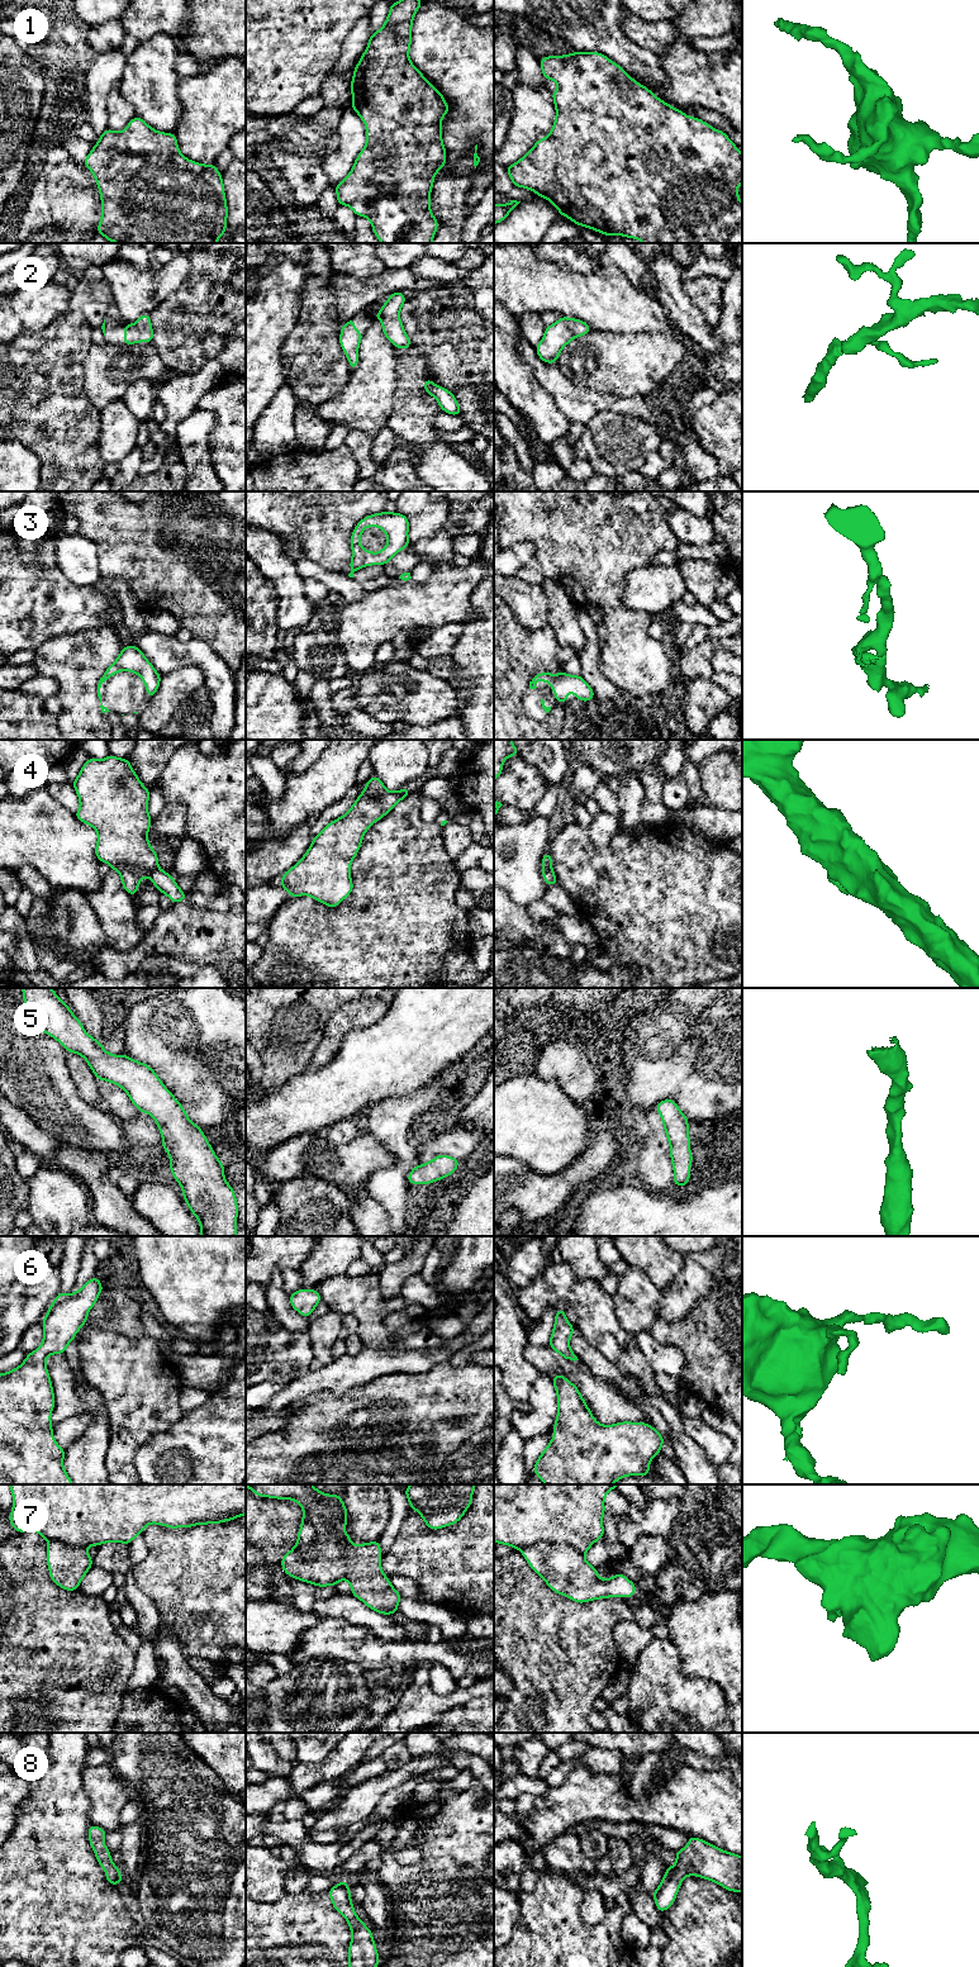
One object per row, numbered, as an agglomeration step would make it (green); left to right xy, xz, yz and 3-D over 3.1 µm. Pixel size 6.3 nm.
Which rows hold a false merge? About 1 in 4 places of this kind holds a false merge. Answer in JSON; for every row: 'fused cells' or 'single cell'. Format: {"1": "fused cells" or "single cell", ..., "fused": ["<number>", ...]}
{"1": "single cell", "2": "single cell", "3": "single cell", "4": "fused cells", "5": "single cell", "6": "single cell", "7": "fused cells", "8": "single cell", "fused": ["4", "7"]}

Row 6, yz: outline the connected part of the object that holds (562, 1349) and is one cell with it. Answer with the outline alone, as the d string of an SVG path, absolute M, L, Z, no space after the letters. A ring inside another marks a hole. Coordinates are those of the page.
M559 1308L555 1316L555 1326L550 1338L548 1346L557 1351L562 1358L579 1360L571 1350L569 1343L575 1329L565 1317L565 1310Z

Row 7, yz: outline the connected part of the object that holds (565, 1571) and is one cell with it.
M541 1541L521 1552L529 1567L553 1592L575 1602L635 1596L637 1587L624 1574L617 1573L602 1579L585 1555L569 1544Z

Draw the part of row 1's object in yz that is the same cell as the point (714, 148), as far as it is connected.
M574 52L571 54L564 56L547 56L540 60L540 65L542 68L543 79L552 80L557 84L559 90L552 91L551 95L553 98L555 108L556 108L556 118L553 122L553 127L550 134L545 138L541 138L536 142L536 144L515 163L505 167L512 182L514 186L529 189L537 194L537 196L542 196L547 199L552 205L555 205L560 213L576 223L579 227L586 227L604 236L623 236L627 238L640 239L643 243L742 243L742 203L738 198L738 189L735 185L738 182L742 185L742 153L735 146L735 143L727 137L727 134L722 130L712 128L708 123L703 122L702 119L688 117L680 109L673 108L670 104L659 99L651 90L641 85L640 82L635 81L619 65L610 61L607 56L598 52Z

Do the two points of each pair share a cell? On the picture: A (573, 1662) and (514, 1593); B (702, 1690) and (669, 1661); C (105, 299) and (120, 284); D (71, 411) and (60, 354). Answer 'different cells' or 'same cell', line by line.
A: same cell
B: same cell
C: different cells
D: same cell

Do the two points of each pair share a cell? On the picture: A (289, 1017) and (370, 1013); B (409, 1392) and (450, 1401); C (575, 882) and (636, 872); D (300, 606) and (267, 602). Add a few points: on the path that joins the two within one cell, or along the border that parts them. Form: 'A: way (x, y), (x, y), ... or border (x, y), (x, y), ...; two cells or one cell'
A: border (352, 1001), (348, 1001), (332, 1015), (319, 1043); two cells
B: way (419, 1401), (440, 1401); one cell
C: way (590, 882), (621, 883); one cell
D: border (265, 576), (274, 585), (279, 599), (279, 628); two cells

